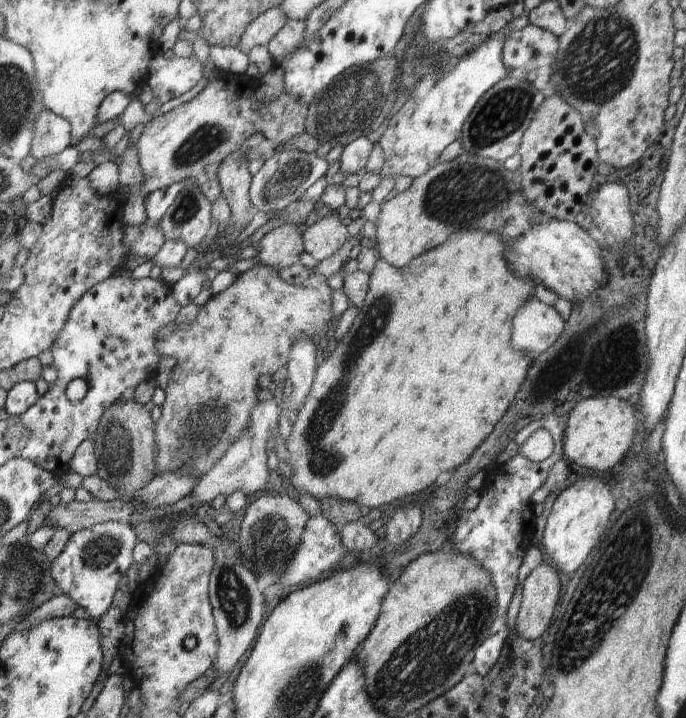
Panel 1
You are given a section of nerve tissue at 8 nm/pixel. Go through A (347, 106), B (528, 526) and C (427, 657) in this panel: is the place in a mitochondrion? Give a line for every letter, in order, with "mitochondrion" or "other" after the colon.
A: mitochondrion
B: other
C: mitochondrion

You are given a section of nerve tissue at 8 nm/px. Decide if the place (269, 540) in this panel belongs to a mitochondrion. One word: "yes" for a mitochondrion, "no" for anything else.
yes

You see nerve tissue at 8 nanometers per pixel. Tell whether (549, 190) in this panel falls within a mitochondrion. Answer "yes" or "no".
no

